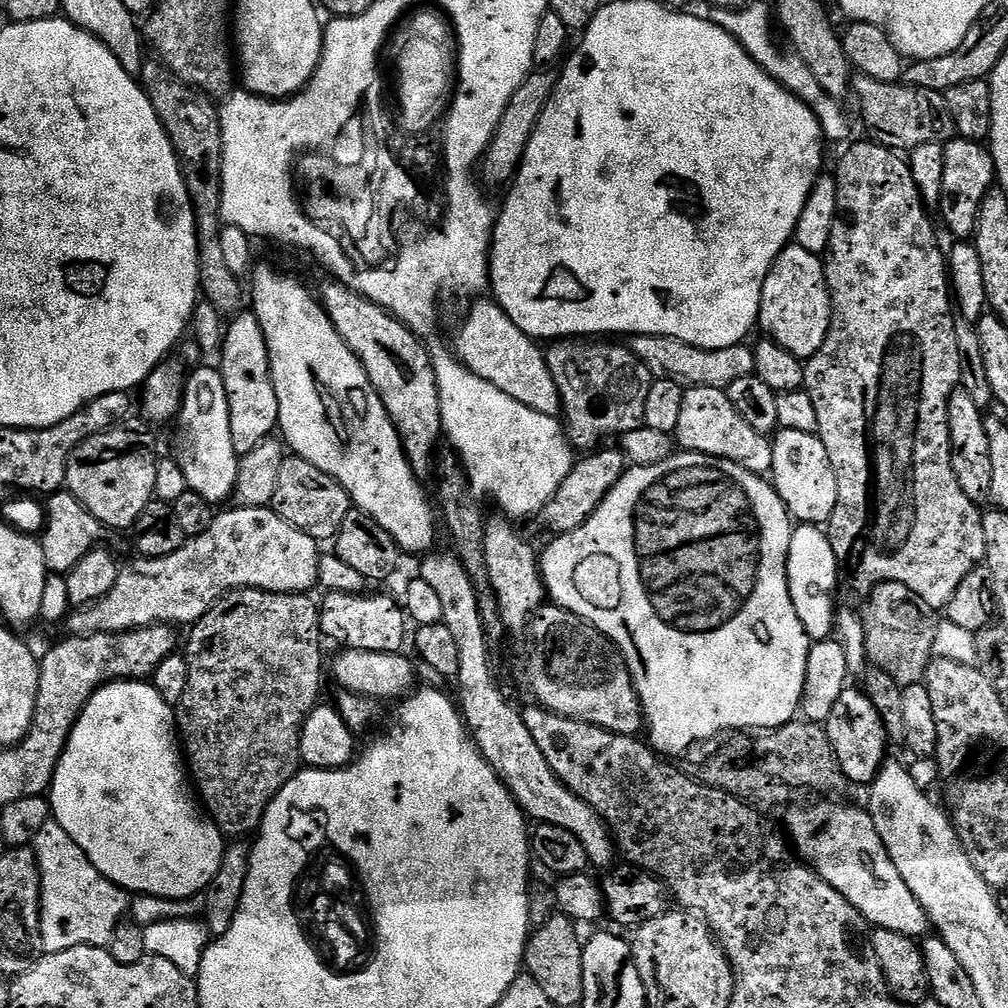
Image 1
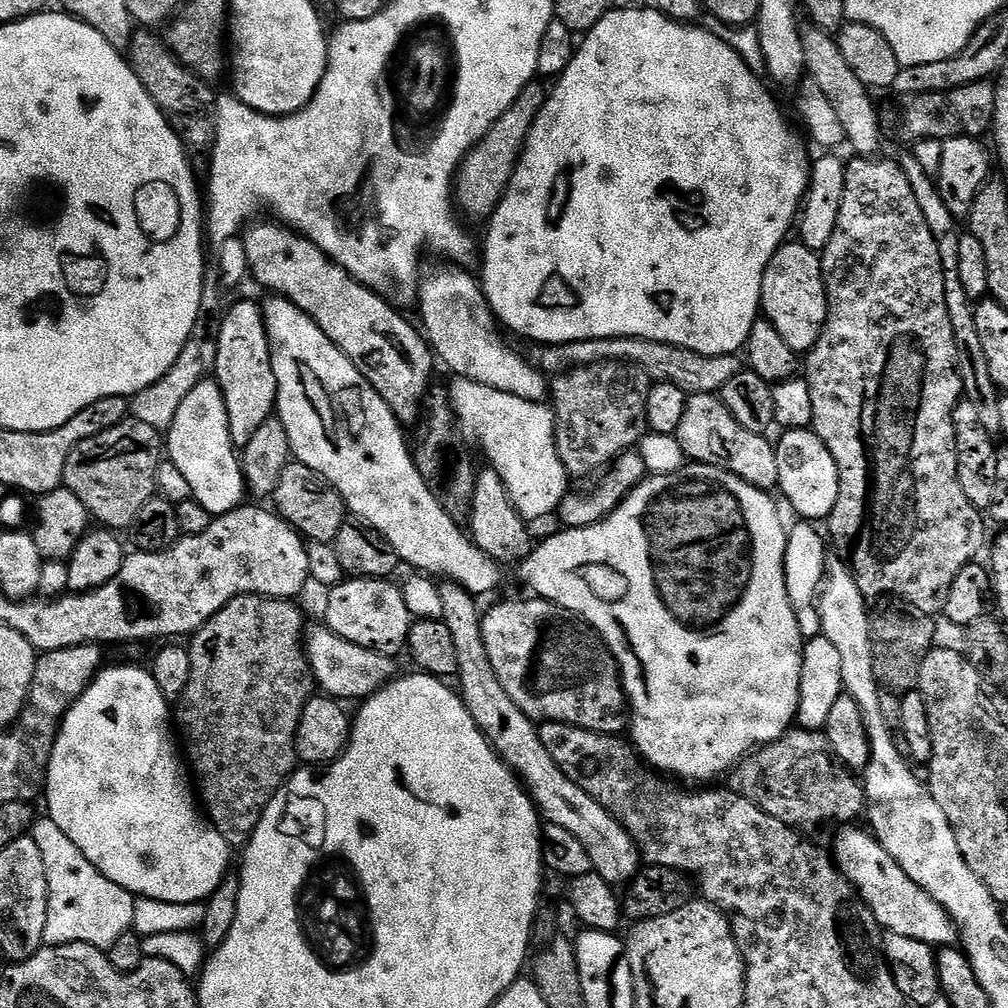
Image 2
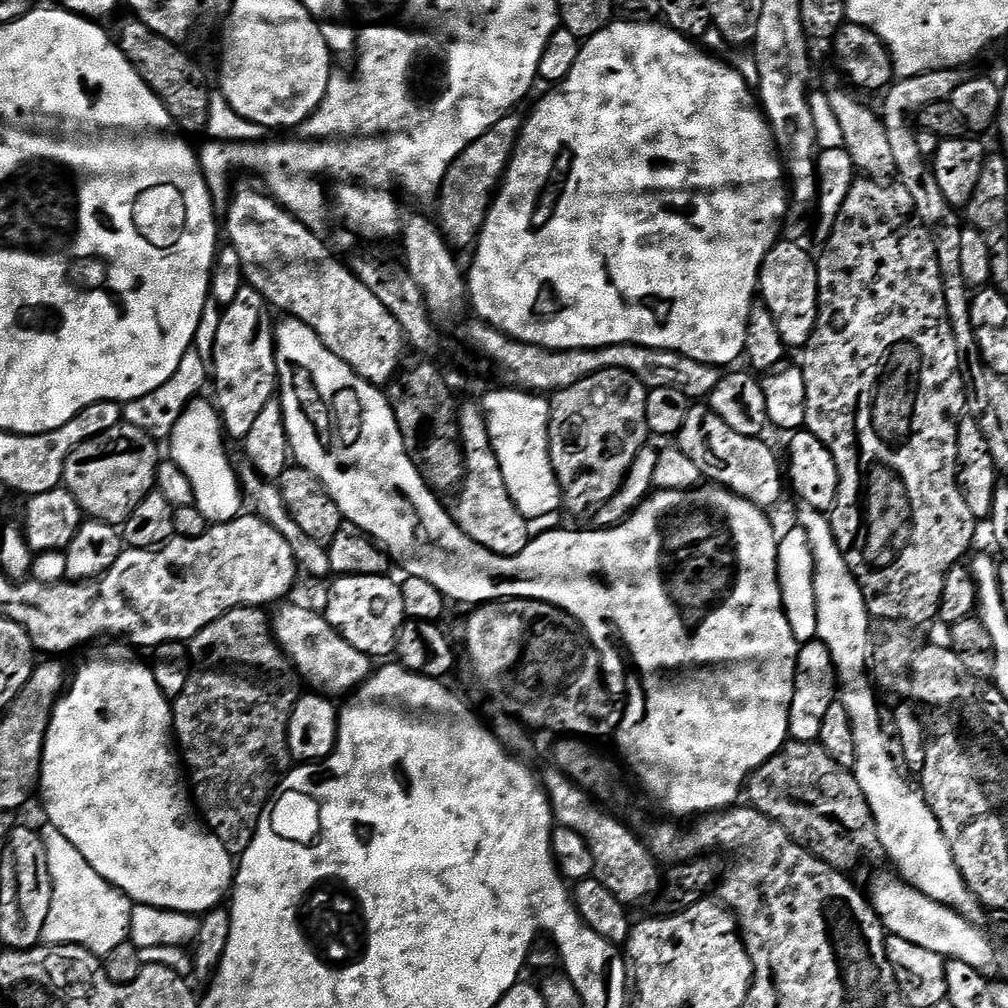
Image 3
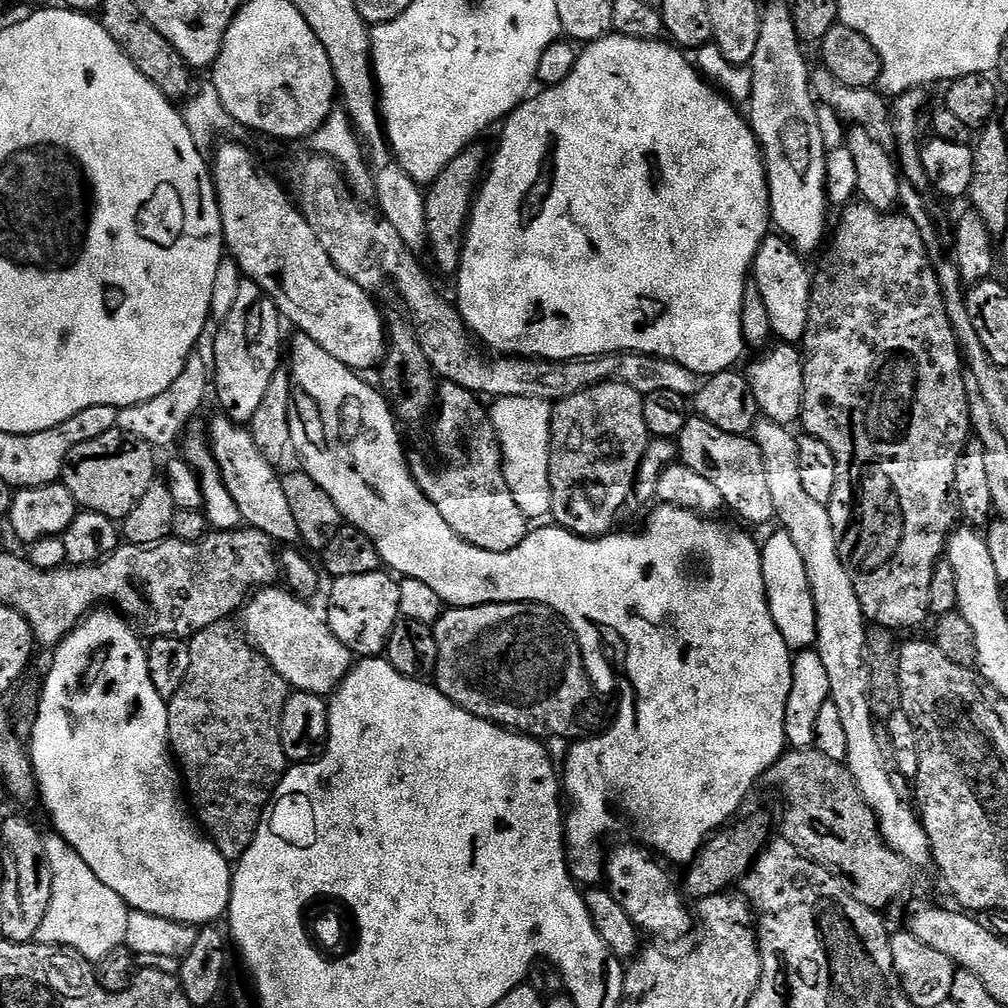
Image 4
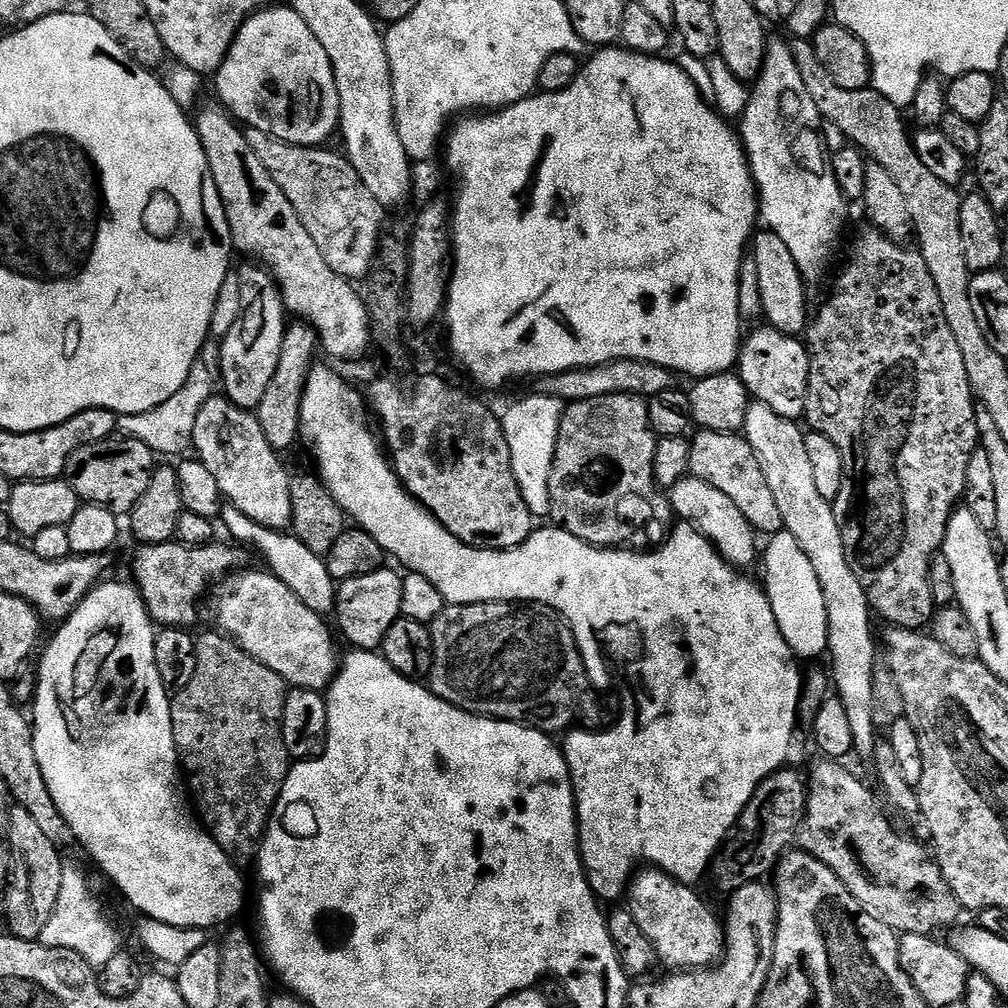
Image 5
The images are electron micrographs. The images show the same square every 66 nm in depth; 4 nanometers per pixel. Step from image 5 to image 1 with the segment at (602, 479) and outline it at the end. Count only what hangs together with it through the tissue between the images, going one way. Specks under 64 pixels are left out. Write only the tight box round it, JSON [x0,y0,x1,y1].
[546,338,654,454]

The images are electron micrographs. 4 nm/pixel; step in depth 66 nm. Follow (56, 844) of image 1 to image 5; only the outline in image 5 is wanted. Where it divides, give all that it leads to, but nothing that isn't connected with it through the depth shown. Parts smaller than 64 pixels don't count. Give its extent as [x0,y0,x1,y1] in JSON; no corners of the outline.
[39,867,121,970]

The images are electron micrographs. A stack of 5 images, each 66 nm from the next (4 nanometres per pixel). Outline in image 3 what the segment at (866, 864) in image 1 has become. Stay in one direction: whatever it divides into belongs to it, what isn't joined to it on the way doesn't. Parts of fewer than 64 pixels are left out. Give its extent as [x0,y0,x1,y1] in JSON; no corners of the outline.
[870,875,1000,974]

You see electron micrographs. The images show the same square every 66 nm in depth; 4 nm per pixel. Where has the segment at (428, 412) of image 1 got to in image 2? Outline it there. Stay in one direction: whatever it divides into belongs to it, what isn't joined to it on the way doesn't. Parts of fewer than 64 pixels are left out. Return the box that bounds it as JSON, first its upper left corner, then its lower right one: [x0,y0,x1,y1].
[243,223,434,425]

